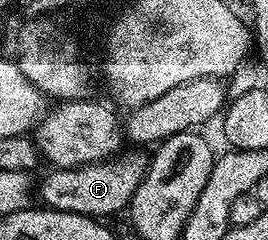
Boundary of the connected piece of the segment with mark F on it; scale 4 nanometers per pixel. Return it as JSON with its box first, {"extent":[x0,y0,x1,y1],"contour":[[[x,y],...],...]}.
{"extent":[37,149,148,220],"contour":[[[133,149],[129,155],[112,158],[101,163],[86,163],[84,167],[60,167],[48,170],[48,175],[37,183],[37,195],[43,198],[42,206],[52,211],[89,215],[93,219],[106,220],[106,215],[126,212],[131,206],[131,198],[137,193],[143,175],[147,171],[148,160],[143,159],[142,150]]]}

